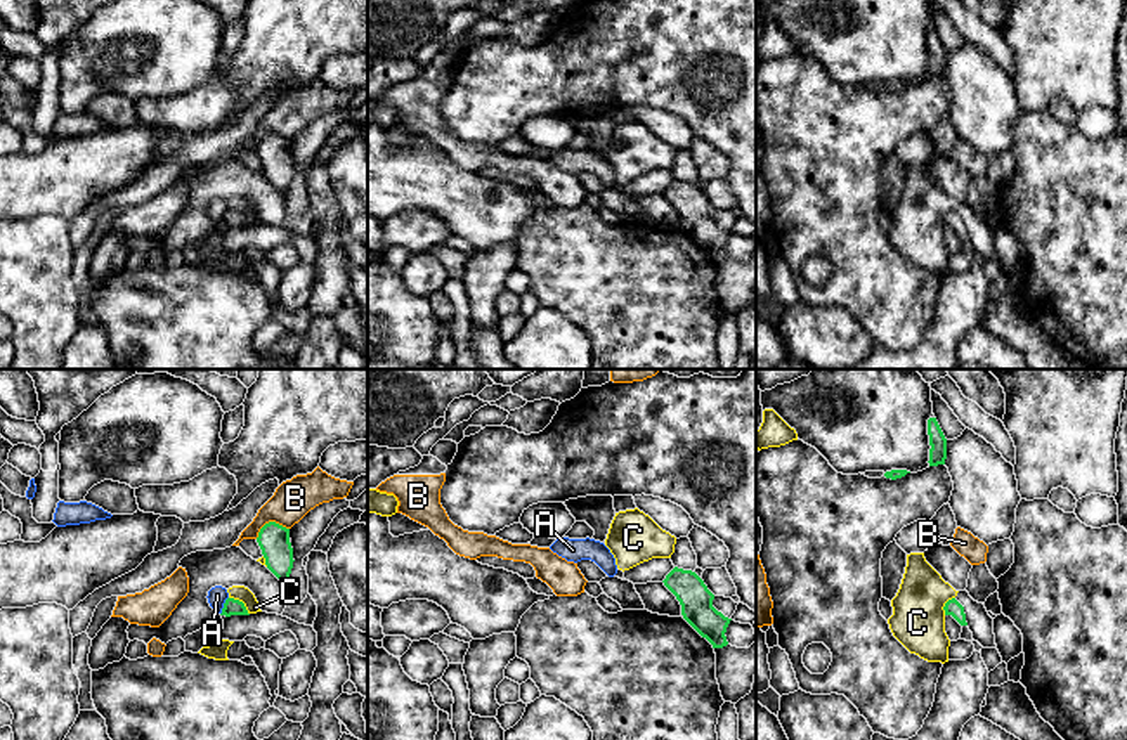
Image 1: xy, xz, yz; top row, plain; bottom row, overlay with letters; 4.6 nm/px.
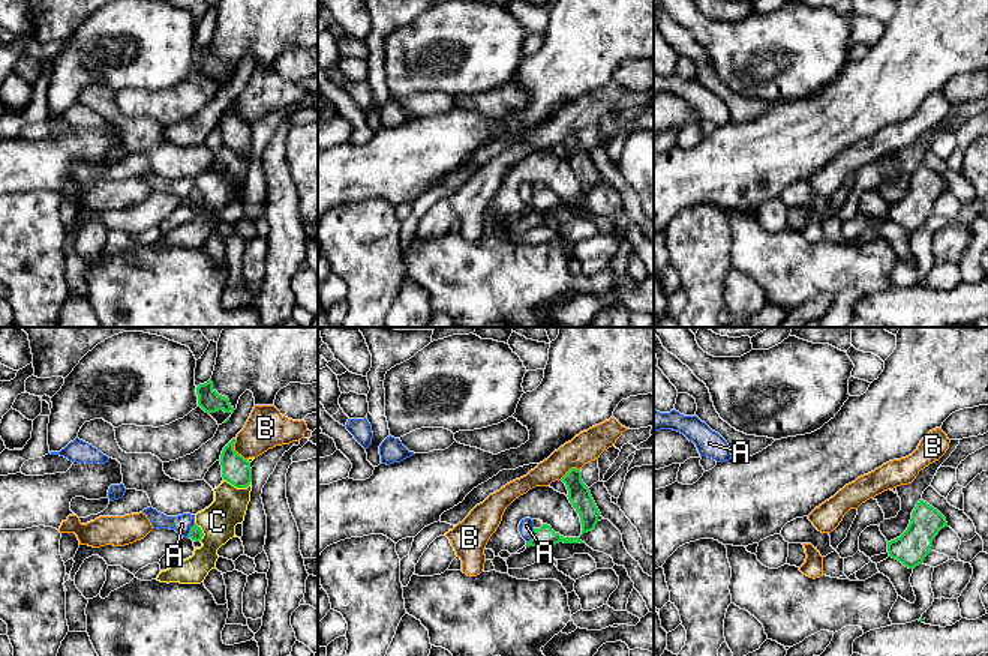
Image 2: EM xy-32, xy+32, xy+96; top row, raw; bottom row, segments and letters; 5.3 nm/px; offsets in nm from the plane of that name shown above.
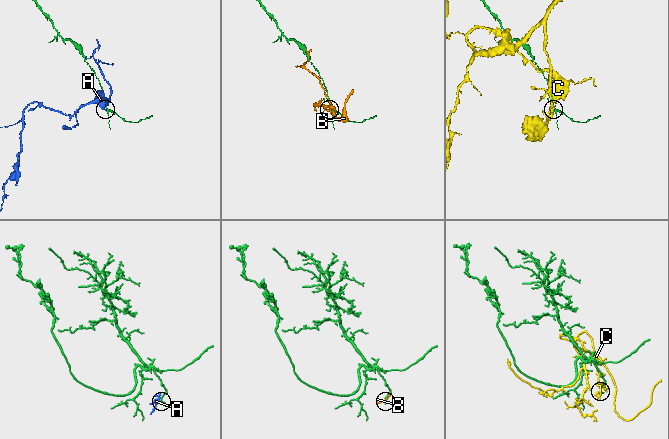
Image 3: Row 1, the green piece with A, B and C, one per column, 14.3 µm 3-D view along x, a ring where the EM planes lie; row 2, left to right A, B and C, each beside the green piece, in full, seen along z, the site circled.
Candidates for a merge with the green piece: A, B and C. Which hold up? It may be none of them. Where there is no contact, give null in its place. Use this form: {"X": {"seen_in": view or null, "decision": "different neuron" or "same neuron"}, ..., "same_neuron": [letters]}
{"A": {"seen_in": "xy", "decision": "different neuron"}, "B": {"seen_in": "xy", "decision": "different neuron"}, "C": {"seen_in": "xy", "decision": "different neuron"}, "same_neuron": []}

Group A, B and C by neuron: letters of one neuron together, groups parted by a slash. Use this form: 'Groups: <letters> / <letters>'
Groups: A / B / C

